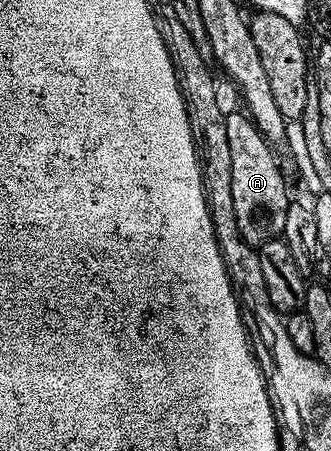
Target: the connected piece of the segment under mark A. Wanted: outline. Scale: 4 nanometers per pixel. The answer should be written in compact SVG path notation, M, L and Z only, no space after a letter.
M228 113L225 133L233 160L233 212L237 212L237 227L240 228L240 236L251 247L258 248L282 235L289 205L287 182L271 151L274 150L272 143L268 142L246 113Z

